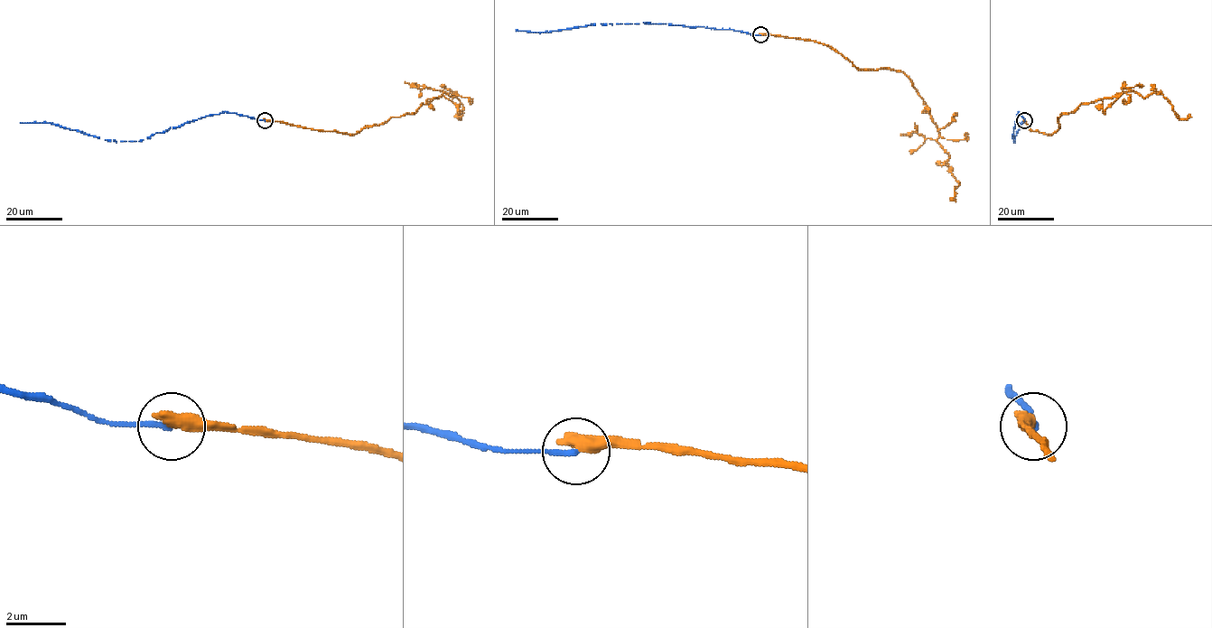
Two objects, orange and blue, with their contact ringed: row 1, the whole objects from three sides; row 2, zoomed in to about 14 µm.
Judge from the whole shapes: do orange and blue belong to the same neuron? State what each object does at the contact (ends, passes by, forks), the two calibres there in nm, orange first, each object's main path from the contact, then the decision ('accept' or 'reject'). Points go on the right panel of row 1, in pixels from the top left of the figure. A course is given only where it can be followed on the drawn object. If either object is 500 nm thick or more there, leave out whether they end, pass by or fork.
550 nm thick on the orange side, 200 nm on the other; orange runs (1024, 120), (1031, 131), (1052, 135), (1062, 114), (1129, 91), (1160, 93), (1179, 118), (1190, 115); blue runs (1024, 120), (1019, 112), (1013, 141), (1022, 122), (1020, 123); reject

